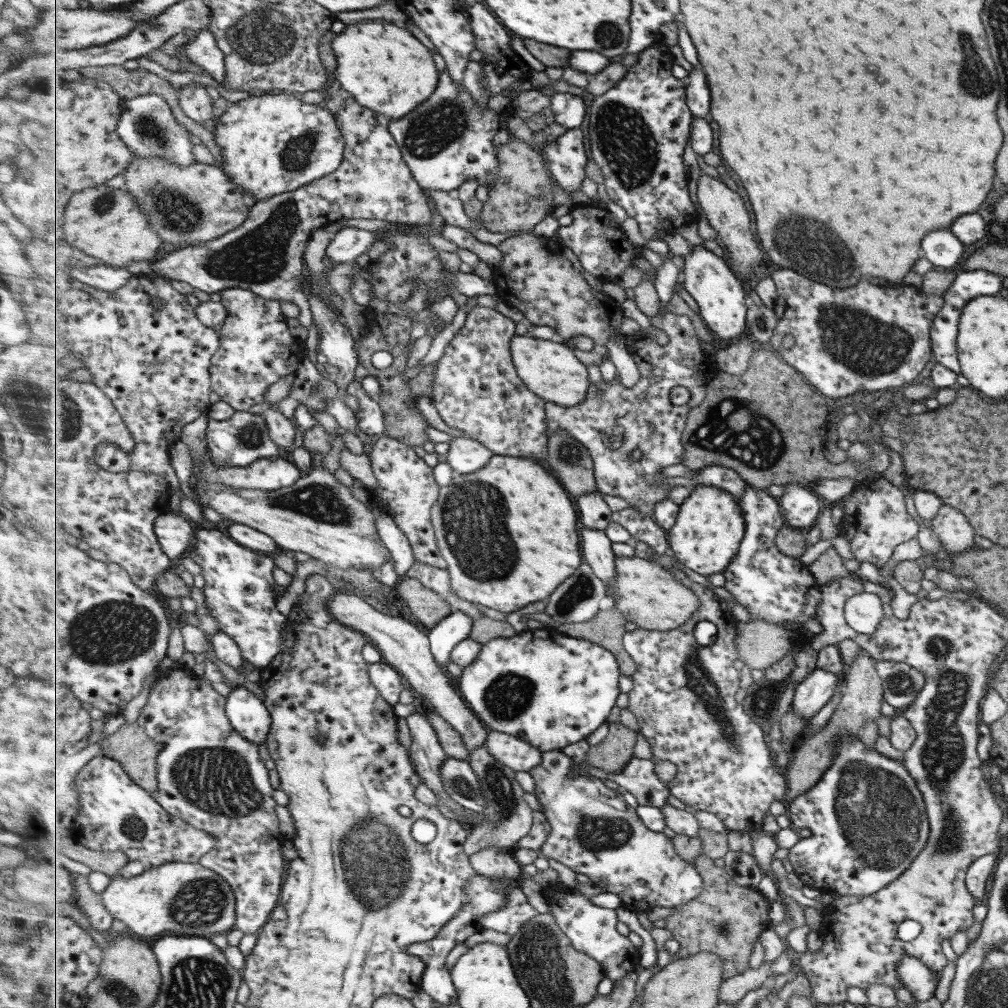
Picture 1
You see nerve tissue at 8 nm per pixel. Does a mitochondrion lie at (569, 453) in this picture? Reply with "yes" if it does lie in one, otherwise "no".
yes

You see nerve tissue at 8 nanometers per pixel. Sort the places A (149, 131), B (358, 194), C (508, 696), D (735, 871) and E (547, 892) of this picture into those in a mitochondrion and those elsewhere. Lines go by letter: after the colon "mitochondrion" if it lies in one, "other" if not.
A: mitochondrion
B: other
C: mitochondrion
D: other
E: other

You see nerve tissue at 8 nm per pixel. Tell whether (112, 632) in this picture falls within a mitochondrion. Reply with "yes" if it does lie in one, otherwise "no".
yes

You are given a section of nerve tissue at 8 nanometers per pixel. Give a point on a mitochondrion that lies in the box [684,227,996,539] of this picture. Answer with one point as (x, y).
(868, 347)

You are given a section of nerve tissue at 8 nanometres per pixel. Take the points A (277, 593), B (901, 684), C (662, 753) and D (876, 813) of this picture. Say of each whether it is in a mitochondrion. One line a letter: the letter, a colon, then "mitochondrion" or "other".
A: other
B: mitochondrion
C: other
D: mitochondrion

